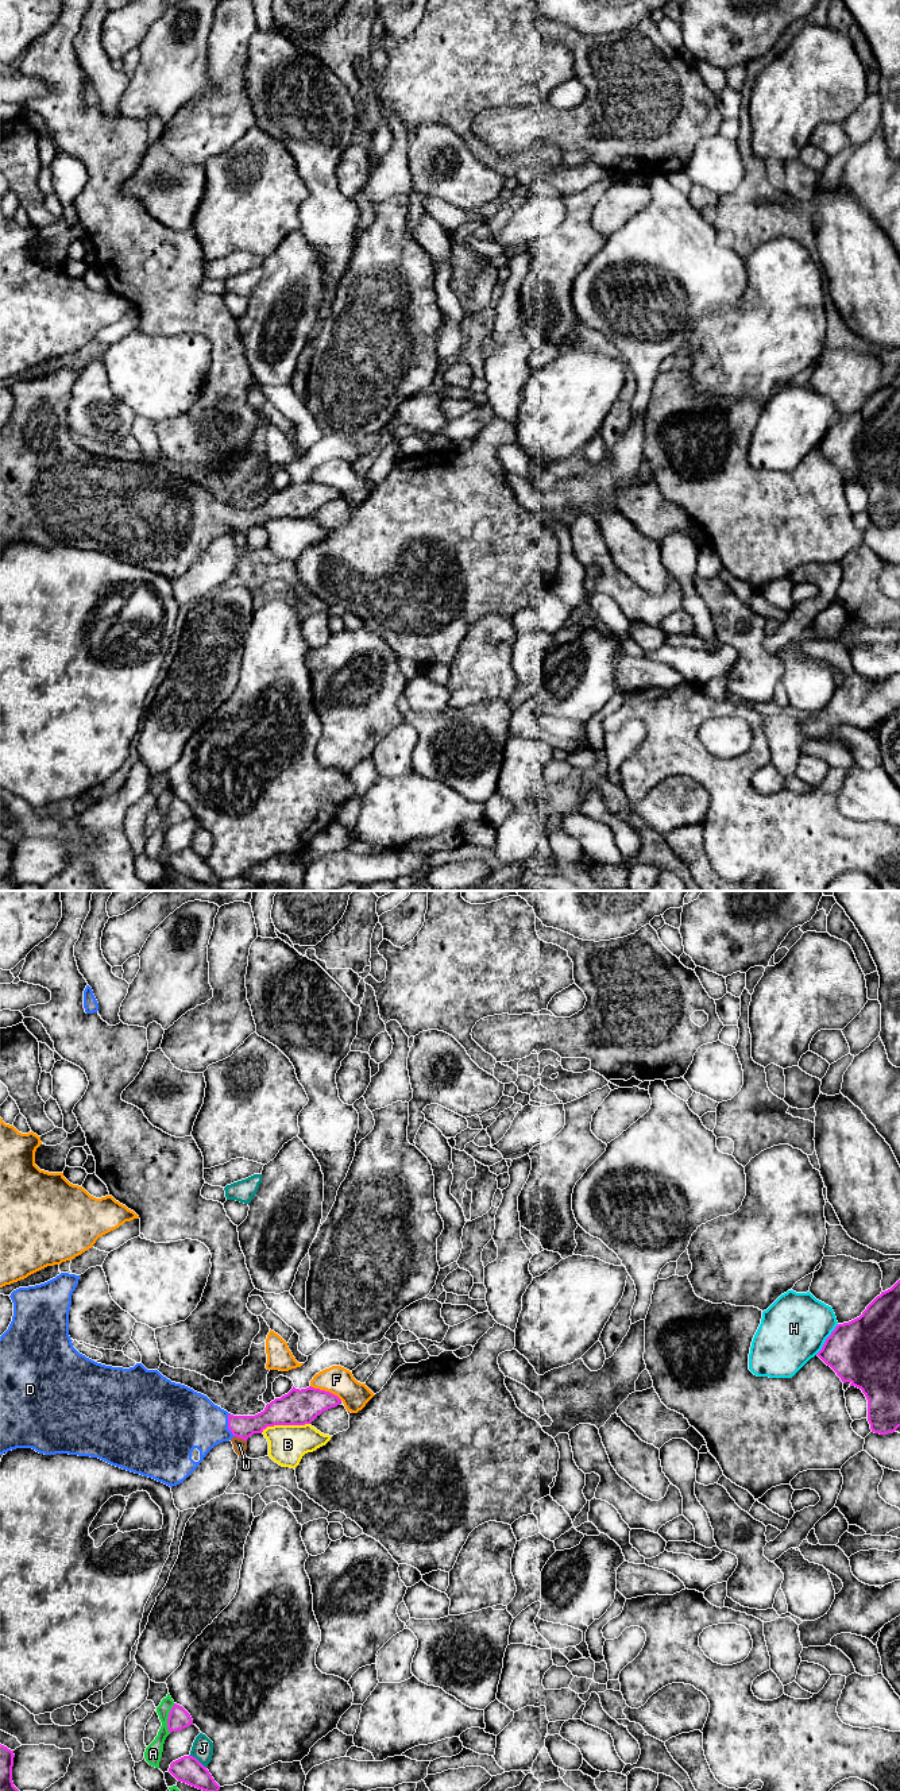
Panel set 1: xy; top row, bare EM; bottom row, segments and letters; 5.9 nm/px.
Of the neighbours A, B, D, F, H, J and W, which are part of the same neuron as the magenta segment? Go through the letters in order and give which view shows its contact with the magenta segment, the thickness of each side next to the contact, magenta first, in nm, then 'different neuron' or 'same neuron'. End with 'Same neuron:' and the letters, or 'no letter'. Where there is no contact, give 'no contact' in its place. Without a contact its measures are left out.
A: contact in xy; calibres 130 and 100 nm; different neuron
B: contact in xy; calibres 200 and 220 nm; different neuron
D: contact in xy; calibres 140 and 340 nm; same neuron
F: contact in xy; calibres 200 and 170 nm; different neuron
H: contact in xy; calibres 400 and 400 nm; different neuron
J: contact in xy; calibres 160 and 130 nm; different neuron
W: contact in xy; calibres 140 and 80 nm; different neuron
Same neuron: D

